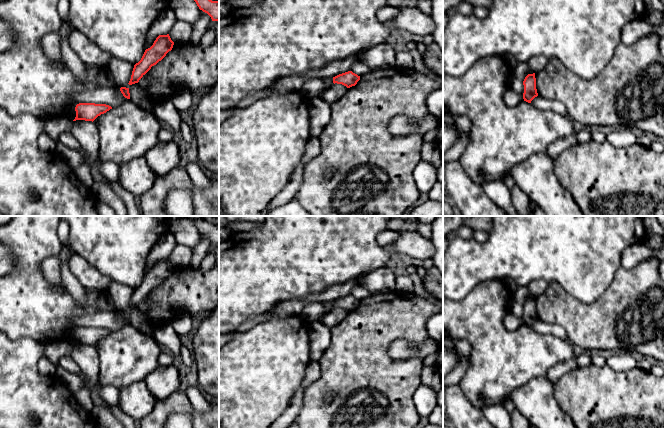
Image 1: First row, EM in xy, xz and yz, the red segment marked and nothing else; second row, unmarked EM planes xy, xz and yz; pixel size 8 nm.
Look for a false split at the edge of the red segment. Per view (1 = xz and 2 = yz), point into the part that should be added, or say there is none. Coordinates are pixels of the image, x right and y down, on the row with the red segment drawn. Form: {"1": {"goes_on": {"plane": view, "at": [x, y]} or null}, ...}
{"1": {"goes_on": null}, "2": {"goes_on": null}}

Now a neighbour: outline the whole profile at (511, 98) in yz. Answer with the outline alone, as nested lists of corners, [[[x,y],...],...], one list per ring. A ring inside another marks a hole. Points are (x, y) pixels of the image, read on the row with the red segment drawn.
[[[512,87],[508,88],[504,94],[504,103],[509,107],[515,107],[521,102],[523,102],[524,99],[513,90]]]

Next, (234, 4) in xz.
[[[227,0],[226,3],[231,9],[238,9],[255,5],[258,2],[260,2],[260,0]]]

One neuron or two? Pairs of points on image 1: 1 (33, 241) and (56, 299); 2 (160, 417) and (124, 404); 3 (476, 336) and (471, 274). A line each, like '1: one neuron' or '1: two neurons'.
1: one neuron
2: two neurons
3: two neurons

